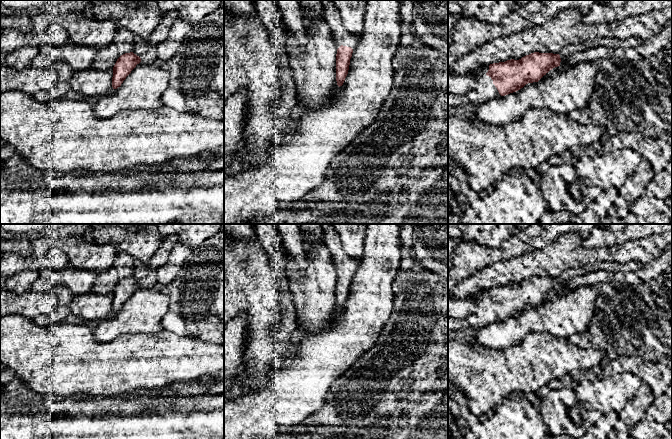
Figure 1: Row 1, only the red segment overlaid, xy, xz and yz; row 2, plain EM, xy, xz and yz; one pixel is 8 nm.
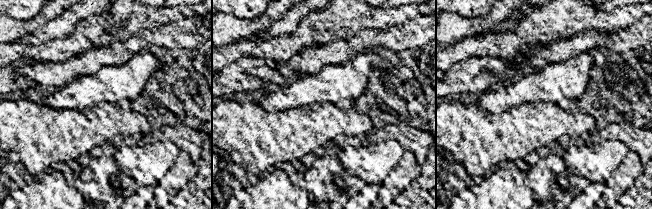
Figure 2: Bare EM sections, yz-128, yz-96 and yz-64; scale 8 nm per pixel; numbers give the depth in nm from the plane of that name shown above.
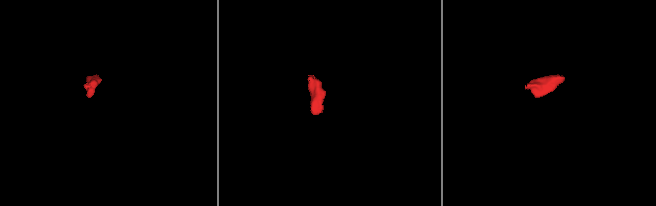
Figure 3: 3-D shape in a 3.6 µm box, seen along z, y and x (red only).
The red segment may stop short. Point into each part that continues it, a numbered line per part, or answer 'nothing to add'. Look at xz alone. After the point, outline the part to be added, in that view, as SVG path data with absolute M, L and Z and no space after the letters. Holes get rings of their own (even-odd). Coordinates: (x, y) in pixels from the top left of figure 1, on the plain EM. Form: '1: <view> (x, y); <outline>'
1: xz (341, 260); M323 224L323 230L323 244L331 254L336 274L343 269L351 271L354 276L361 263L361 257L354 258L344 252L340 236L332 224Z

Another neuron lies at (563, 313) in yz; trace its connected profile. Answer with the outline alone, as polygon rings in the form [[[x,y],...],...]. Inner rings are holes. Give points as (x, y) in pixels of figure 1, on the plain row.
[[[595,286],[580,287],[572,291],[558,290],[546,297],[538,306],[528,307],[520,314],[467,333],[473,336],[472,343],[491,349],[505,349],[516,345],[532,333],[546,332],[569,340],[575,333],[586,333],[596,311],[598,290]]]

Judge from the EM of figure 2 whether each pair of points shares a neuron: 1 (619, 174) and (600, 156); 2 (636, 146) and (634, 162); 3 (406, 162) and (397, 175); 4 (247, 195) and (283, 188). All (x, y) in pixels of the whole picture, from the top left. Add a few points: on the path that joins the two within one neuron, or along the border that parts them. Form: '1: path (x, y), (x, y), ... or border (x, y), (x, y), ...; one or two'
1: border (628, 151), (622, 162), (605, 182); two
2: border (630, 149), (638, 155), (641, 161); two
3: path (406, 165), (400, 172); one
4: path (256, 195), (274, 195); one

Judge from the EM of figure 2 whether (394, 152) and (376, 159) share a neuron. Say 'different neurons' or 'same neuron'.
same neuron

